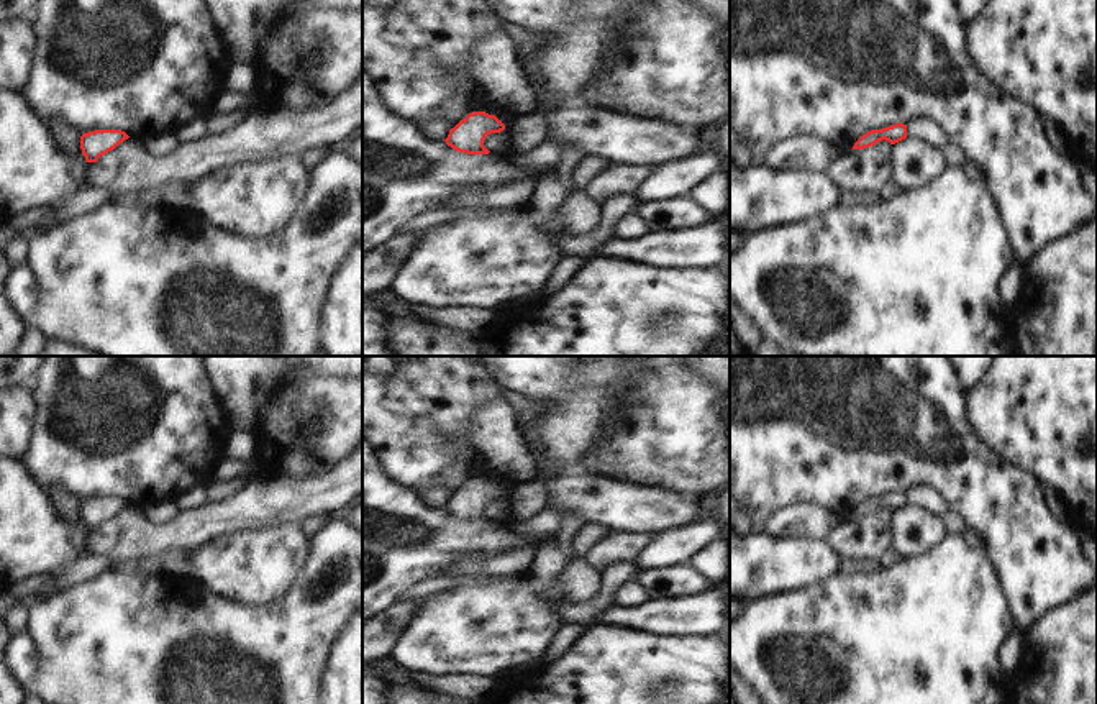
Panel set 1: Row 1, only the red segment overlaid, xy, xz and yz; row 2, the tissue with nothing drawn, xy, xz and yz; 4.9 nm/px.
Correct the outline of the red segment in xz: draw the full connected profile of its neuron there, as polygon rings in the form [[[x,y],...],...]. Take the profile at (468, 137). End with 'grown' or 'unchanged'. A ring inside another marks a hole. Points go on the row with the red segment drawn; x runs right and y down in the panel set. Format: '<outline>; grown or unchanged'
[[[472,112],[449,130],[444,141],[459,153],[489,154],[490,151],[484,146],[485,136],[503,130],[505,125],[495,115]]]; unchanged

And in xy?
[[[95,130],[80,136],[80,149],[87,162],[97,162],[100,156],[115,149],[128,138],[121,130]]]; unchanged

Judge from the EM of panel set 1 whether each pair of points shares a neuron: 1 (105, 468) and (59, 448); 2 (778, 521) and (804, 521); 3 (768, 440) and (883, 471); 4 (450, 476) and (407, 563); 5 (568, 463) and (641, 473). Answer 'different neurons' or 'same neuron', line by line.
1: same neuron
2: same neuron
3: same neuron
4: different neurons
5: different neurons

